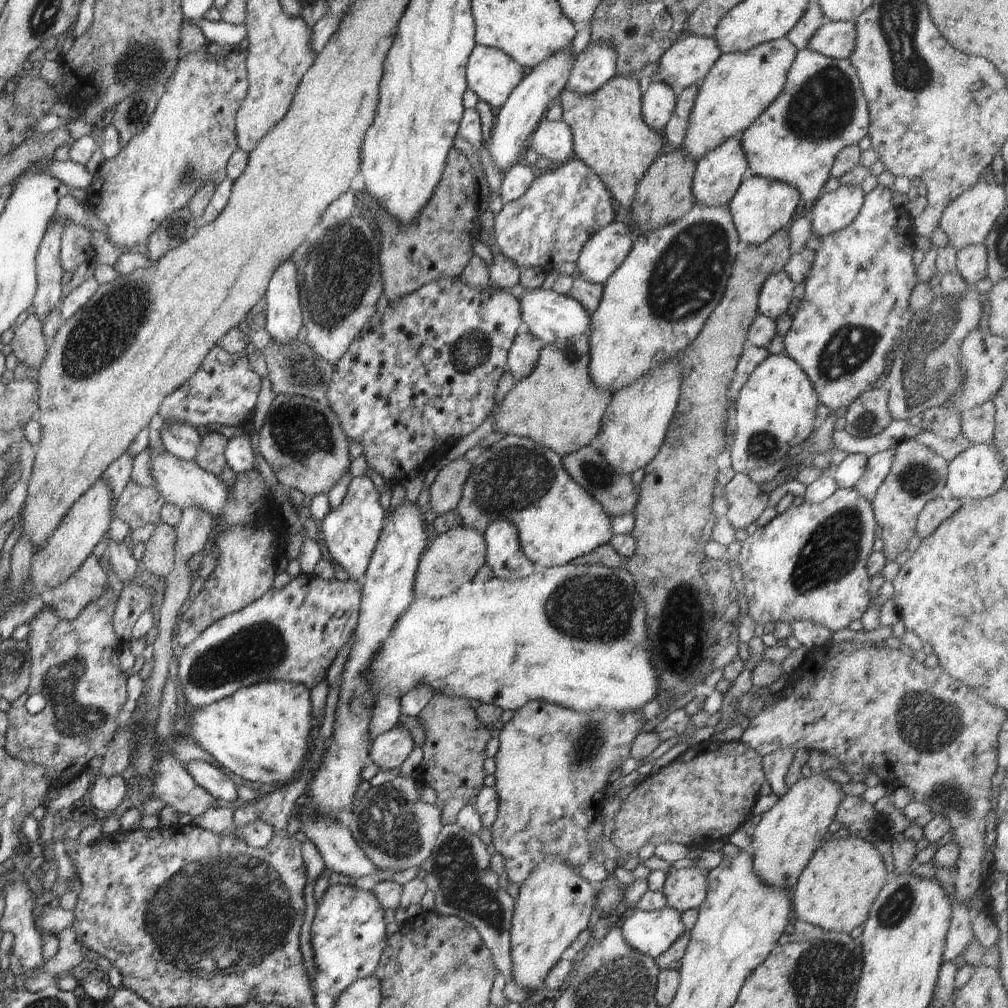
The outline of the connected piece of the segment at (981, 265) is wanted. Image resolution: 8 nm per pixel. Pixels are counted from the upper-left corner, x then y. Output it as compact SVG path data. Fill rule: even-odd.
M984 244L968 245L957 249L956 272L967 282L969 287L974 287L979 280L987 276L988 253Z

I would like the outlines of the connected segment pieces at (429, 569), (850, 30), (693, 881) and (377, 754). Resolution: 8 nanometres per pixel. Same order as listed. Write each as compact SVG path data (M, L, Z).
M467 526L454 527L440 533L432 545L424 550L419 560L414 584L414 600L424 598L439 599L456 592L463 584L473 580L474 575L485 565L486 547L484 535Z
M830 21L813 32L807 48L831 59L849 59L854 52L856 27L852 21Z
M696 866L676 868L676 872L667 873L662 890L667 906L681 913L698 908L706 900L708 885L705 875Z
M396 726L371 742L369 760L379 766L379 770L394 770L408 758L414 747L411 734L404 727Z

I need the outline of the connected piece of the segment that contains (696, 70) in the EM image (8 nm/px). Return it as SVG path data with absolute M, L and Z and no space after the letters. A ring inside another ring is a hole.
M686 34L661 56L657 78L681 91L700 83L720 55L713 37Z

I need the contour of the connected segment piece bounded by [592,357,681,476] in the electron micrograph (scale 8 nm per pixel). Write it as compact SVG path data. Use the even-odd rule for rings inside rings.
M675 357L662 363L657 369L612 394L601 420L598 440L592 442L592 448L596 448L595 451L602 455L617 475L631 476L636 470L648 465L660 452L681 393L679 360L680 357Z

